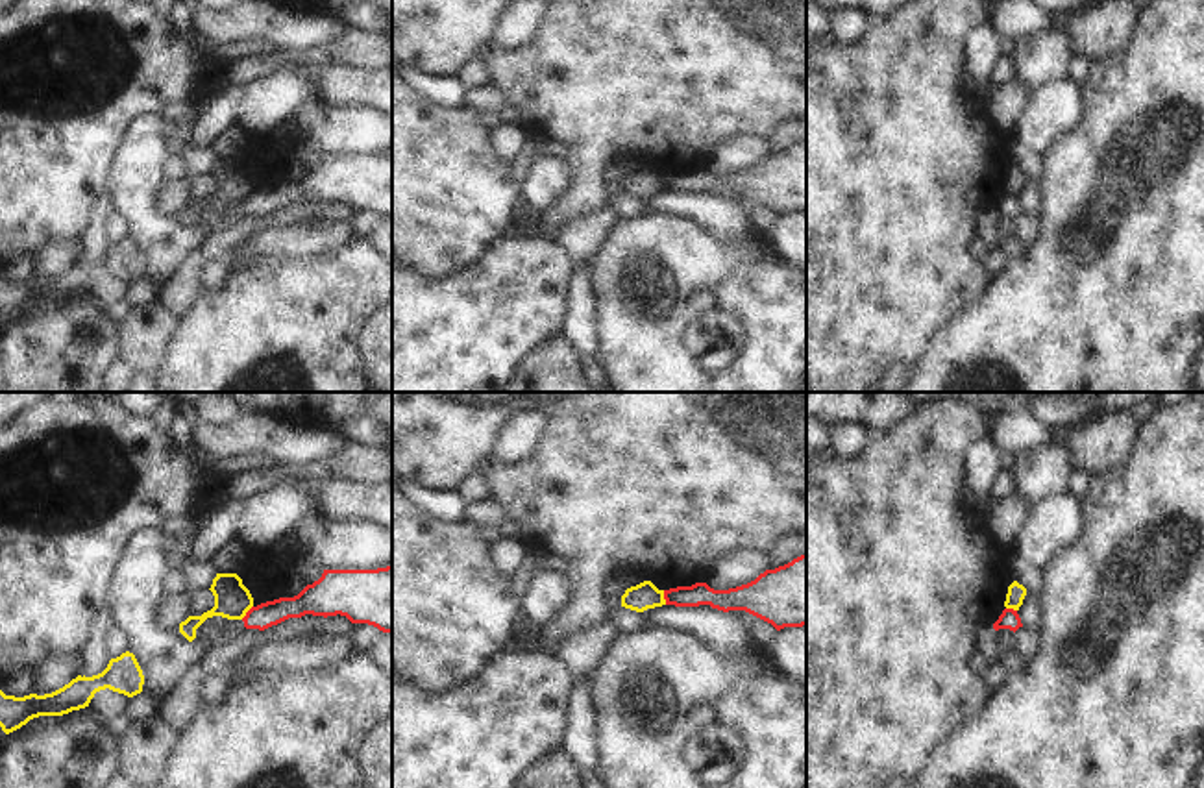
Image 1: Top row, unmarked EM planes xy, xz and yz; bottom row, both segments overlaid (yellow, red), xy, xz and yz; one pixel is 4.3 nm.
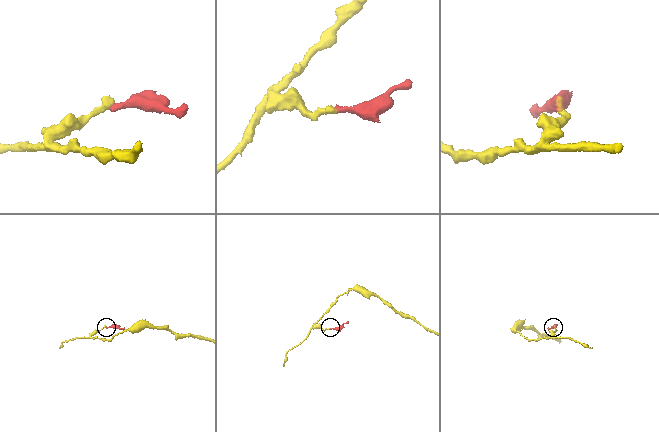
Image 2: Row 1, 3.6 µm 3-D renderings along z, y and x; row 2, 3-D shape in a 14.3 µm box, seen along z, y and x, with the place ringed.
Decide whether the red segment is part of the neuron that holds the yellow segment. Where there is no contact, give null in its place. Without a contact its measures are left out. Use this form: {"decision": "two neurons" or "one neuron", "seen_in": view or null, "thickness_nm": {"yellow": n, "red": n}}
{"decision": "two neurons", "seen_in": "xz", "thickness_nm": {"yellow": 120, "red": 100}}

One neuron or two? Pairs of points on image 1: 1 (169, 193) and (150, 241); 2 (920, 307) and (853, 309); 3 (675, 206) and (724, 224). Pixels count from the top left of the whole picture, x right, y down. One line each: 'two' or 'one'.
1: two
2: one
3: one

